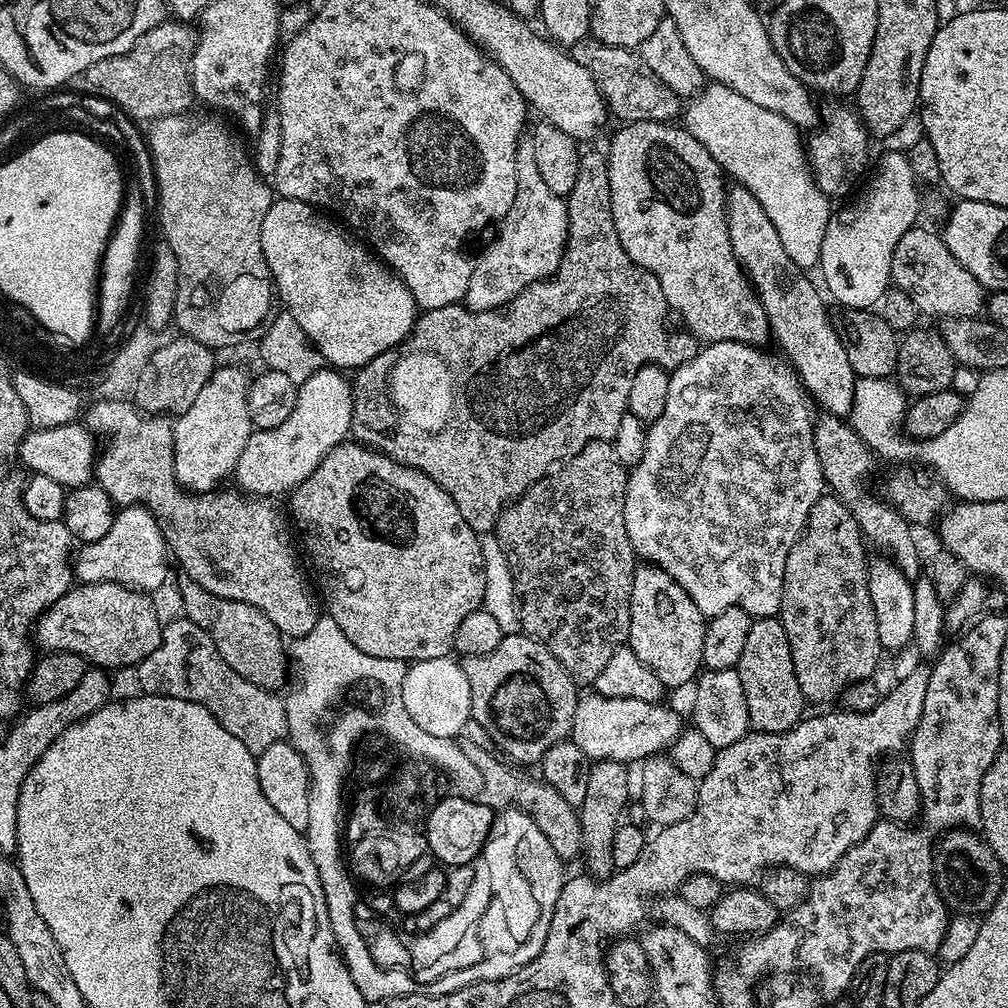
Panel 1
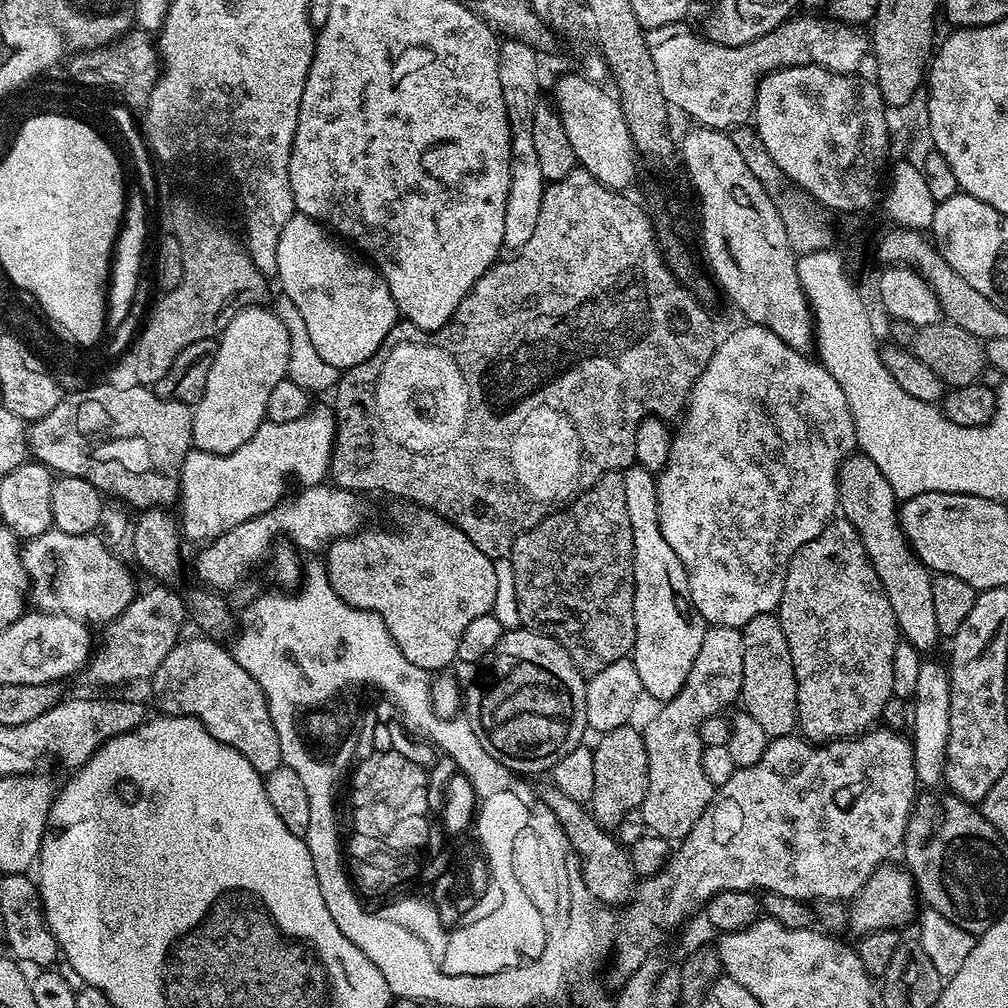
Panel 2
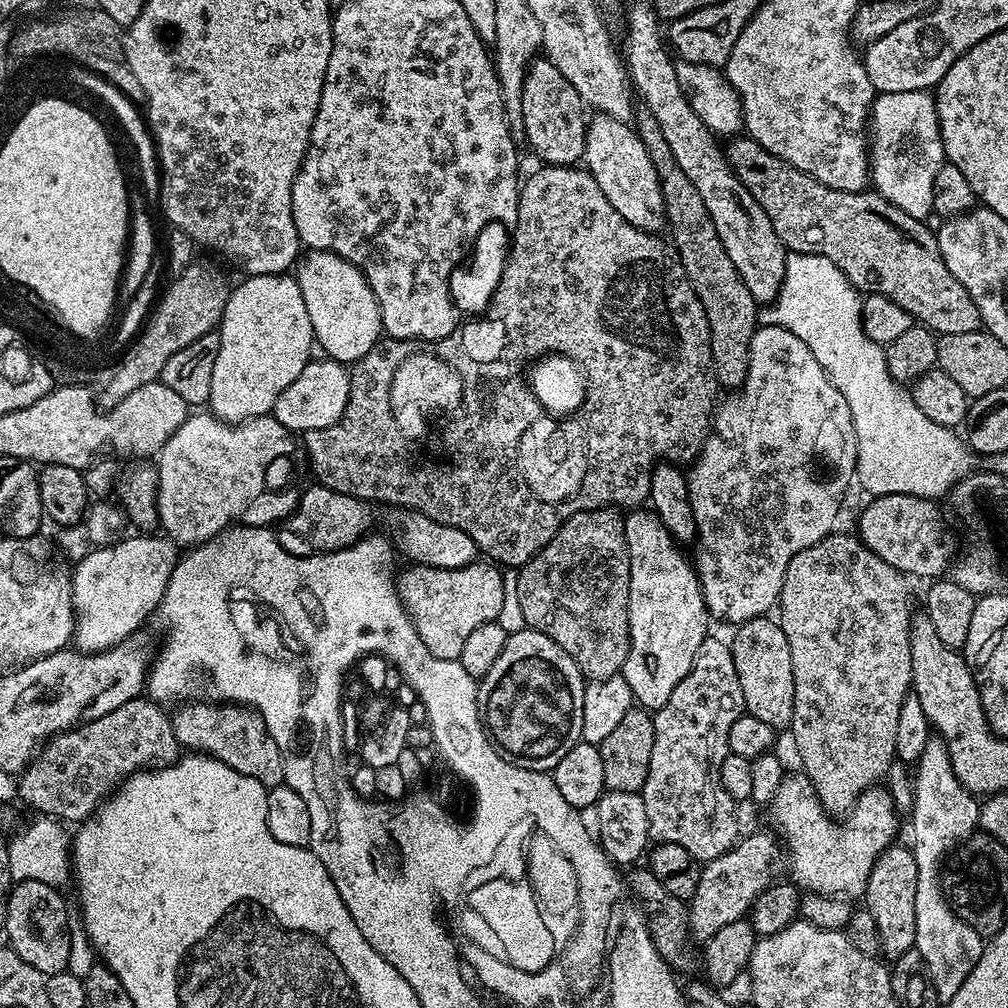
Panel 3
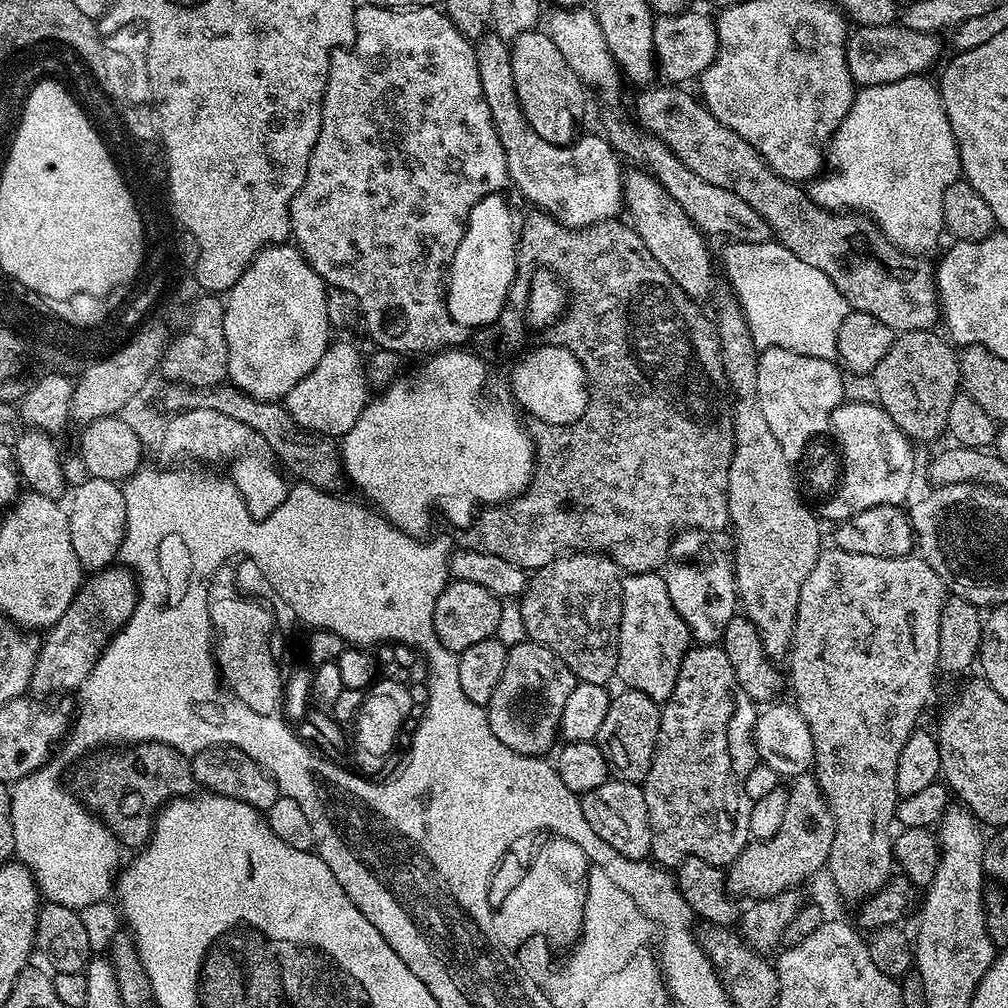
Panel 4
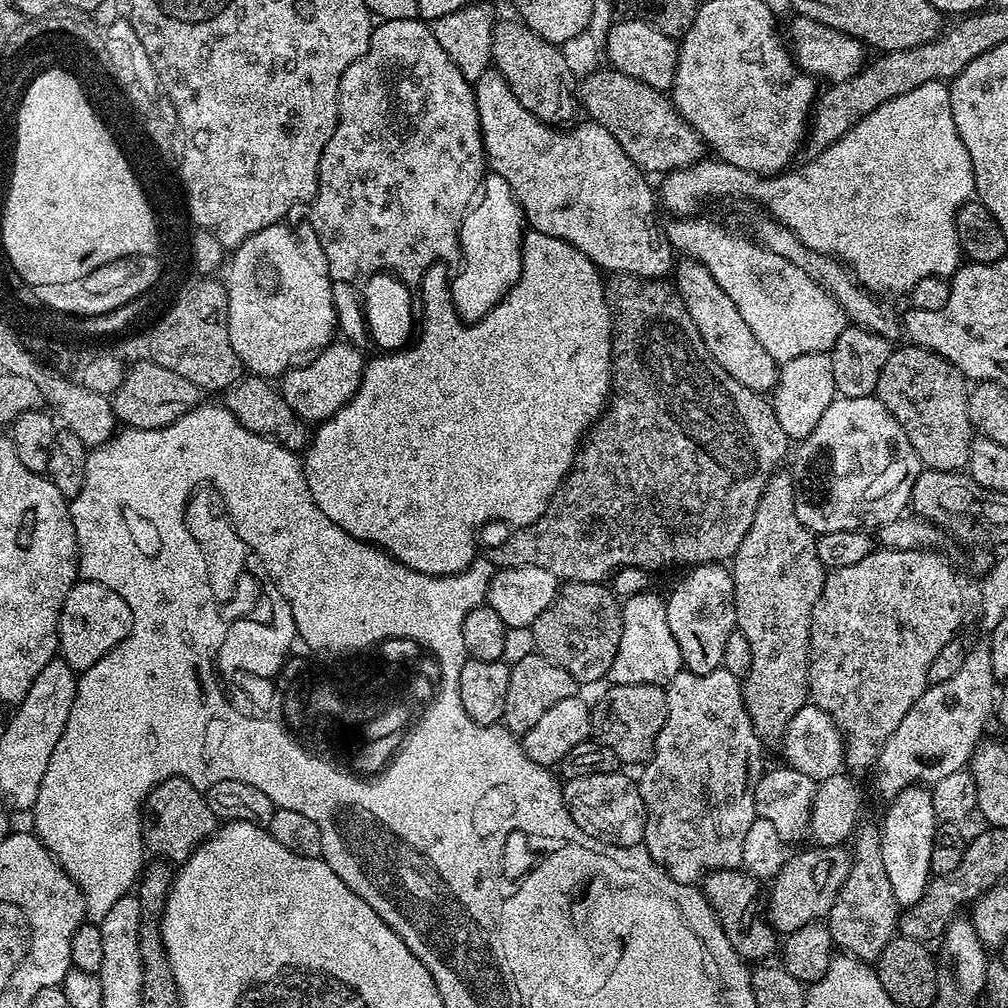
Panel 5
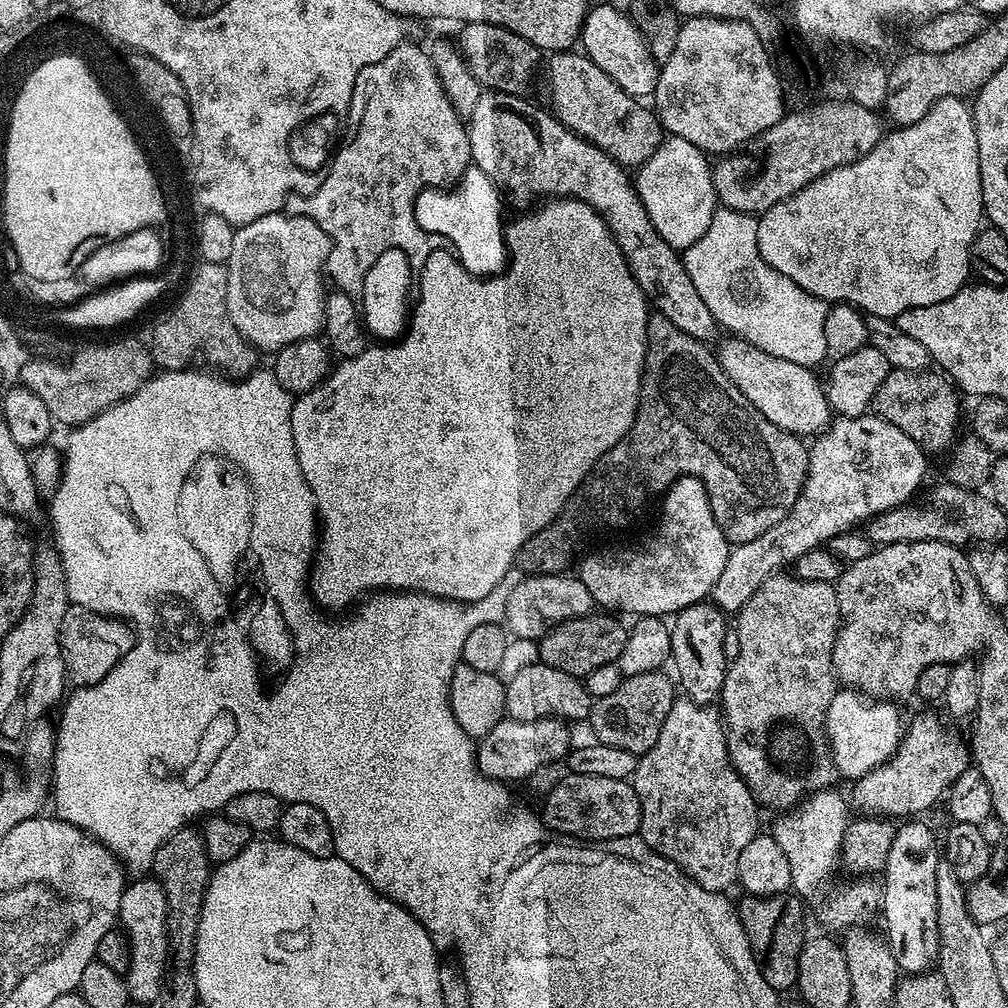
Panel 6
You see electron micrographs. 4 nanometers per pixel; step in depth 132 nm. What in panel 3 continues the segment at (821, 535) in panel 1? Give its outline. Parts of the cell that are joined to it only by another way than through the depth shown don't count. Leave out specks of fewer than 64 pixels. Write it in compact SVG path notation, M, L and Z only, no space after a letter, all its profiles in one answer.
M837 531L831 536L822 538L822 542L818 542L814 546L806 546L798 554L794 554L794 558L790 558L790 566L786 566L786 578L782 578L782 590L780 591L780 599L778 601L778 623L780 629L786 634L786 642L790 642L790 658L794 662L794 718L792 719L792 726L790 735L792 740L796 743L796 752L800 755L800 764L803 775L810 778L810 782L814 786L814 790L818 794L818 798L822 802L825 812L831 814L833 817L840 818L845 814L851 813L852 807L856 804L856 799L861 796L868 788L877 787L887 777L888 771L892 764L897 759L895 752L895 739L897 737L898 714L901 713L903 700L907 698L908 694L912 692L912 667L910 666L910 630L912 629L912 617L914 609L912 609L912 592L908 589L910 583L909 577L903 572L894 570L894 566L890 566L886 562L882 562L882 558L878 558L878 554L874 554L864 545L860 540L859 535L852 534L847 536L846 533Z

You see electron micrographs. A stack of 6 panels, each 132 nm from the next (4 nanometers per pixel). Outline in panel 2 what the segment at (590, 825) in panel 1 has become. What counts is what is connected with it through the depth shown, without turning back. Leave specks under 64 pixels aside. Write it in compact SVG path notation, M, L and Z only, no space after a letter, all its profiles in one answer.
M632 726L615 728L603 733L594 744L594 794L590 801L592 817L600 827L615 829L618 822L631 812L639 809L646 798L648 785L648 759L646 758L646 742L639 731Z

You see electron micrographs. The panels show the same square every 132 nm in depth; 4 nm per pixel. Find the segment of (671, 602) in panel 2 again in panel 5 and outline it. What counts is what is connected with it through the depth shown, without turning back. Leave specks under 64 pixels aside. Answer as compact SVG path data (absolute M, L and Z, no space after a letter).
M652 591L639 592L623 601L622 638L618 642L618 654L614 654L614 662L607 674L612 684L666 686L682 670L678 642L674 642L670 622L666 622L665 597Z

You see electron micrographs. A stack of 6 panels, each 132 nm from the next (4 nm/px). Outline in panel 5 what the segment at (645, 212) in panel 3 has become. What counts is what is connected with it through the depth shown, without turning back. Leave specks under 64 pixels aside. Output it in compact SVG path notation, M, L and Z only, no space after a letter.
M684 258L681 261L674 268L674 287L682 298L686 314L690 314L694 326L698 326L698 334L702 334L702 342L706 342L706 350L710 350L714 362L718 362L734 382L742 382L742 386L761 394L771 393L778 379L778 362L762 350L762 342L754 338L754 330L746 326L746 318L738 314L738 306L734 306L726 290L714 282L714 274L697 260Z

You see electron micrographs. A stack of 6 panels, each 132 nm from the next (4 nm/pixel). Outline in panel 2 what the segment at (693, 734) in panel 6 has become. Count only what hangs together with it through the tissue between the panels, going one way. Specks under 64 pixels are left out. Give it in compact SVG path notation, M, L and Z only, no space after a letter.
M725 624L705 627L702 646L698 649L698 658L694 658L694 666L690 674L686 674L686 682L682 682L682 690L672 700L663 701L656 712L656 717L642 728L646 742L646 758L648 759L648 785L646 798L638 809L639 819L651 835L661 836L670 842L679 842L685 834L702 818L702 810L712 800L714 785L706 778L704 769L704 750L706 745L700 737L702 722L711 716L719 716L725 711L727 704L737 703L742 690L742 654L744 653L744 633L741 629L731 628Z

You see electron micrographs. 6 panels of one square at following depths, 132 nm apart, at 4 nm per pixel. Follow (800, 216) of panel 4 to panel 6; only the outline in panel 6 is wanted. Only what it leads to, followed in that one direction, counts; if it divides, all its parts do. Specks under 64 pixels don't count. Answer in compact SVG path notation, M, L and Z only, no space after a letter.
M565 50L563 52L557 52L549 55L546 60L546 68L548 64L548 88L552 91L552 104L554 109L554 115L561 124L564 124L572 131L575 136L582 136L585 140L590 141L594 146L598 146L602 149L607 156L613 156L614 159L620 164L623 164L625 169L635 170L640 167L641 164L645 164L654 154L654 150L660 145L660 141L665 139L666 133L653 109L651 107L643 108L641 101L634 96L628 96L618 86L618 82L614 82L614 78L610 78L602 70L598 70L598 66L594 66L594 62L585 56L583 51L580 50Z

